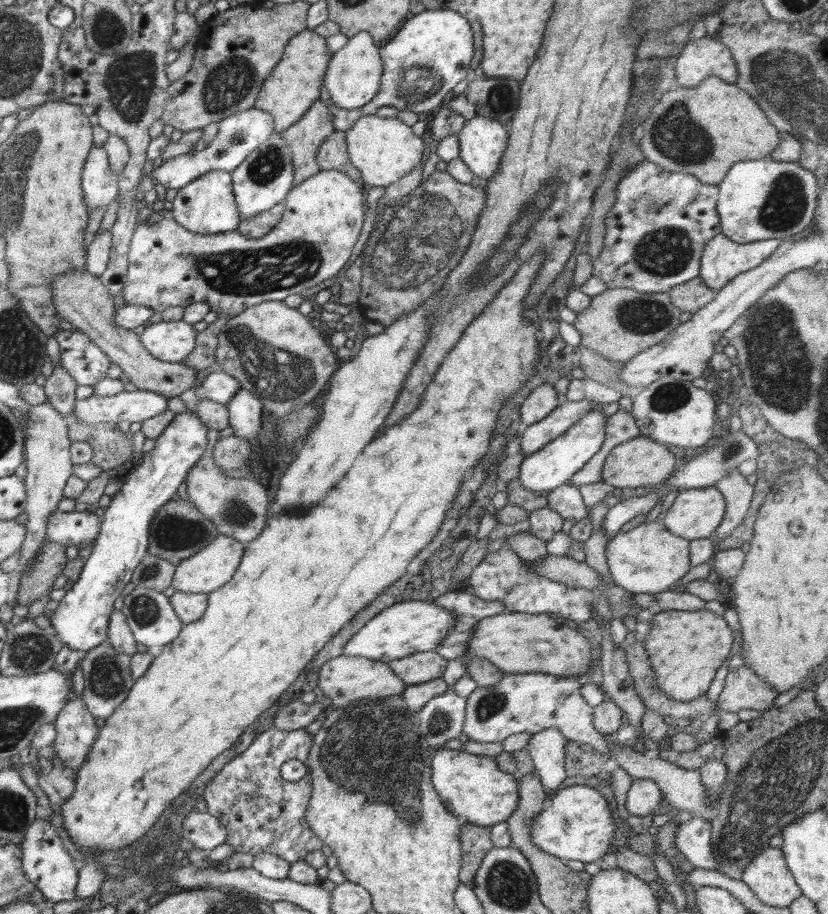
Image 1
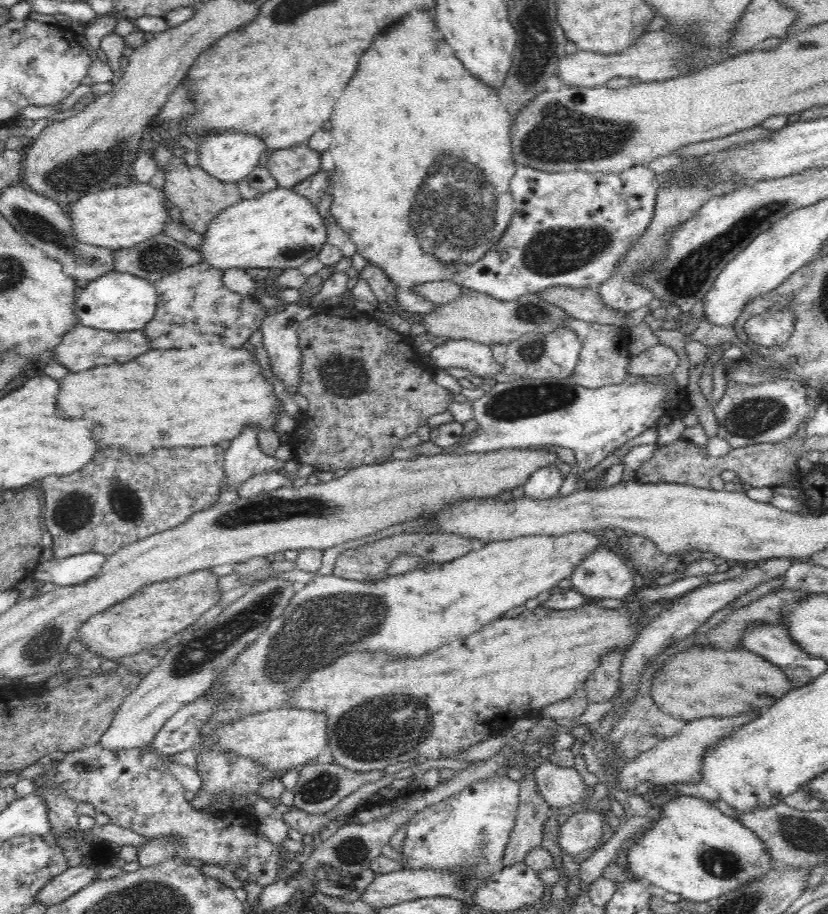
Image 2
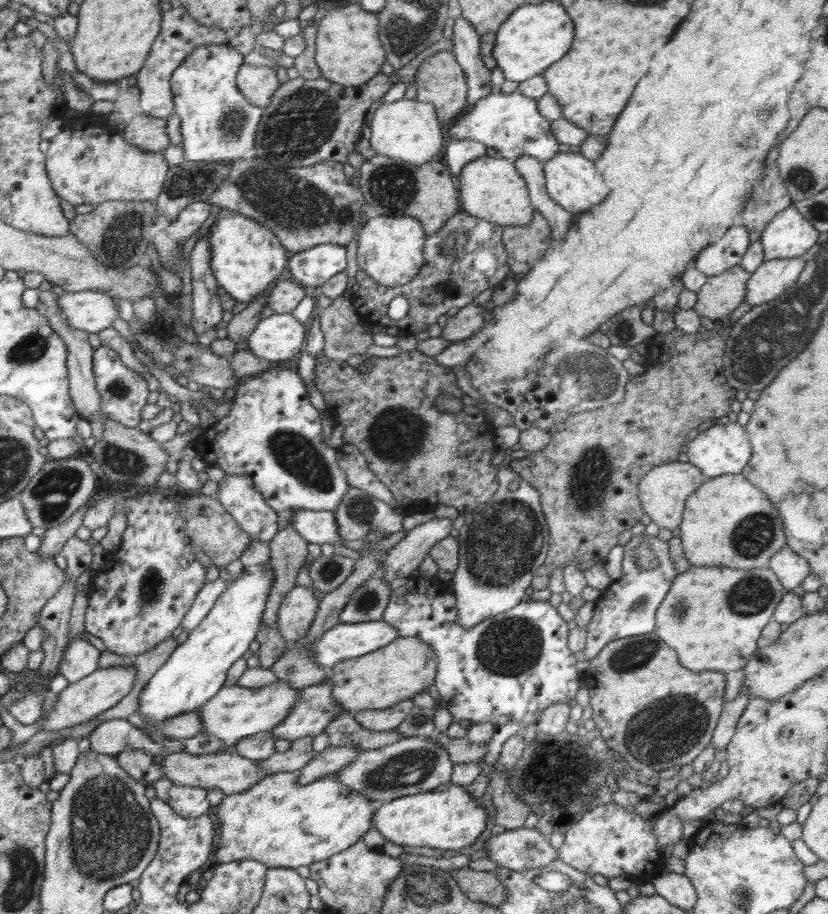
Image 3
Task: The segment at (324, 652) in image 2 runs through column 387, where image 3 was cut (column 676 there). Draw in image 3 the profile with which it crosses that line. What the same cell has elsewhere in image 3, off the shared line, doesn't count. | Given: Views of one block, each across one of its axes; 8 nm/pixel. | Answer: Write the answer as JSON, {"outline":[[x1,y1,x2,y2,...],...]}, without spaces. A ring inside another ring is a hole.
{"outline":[[691,565,686,572,678,573,655,614,655,636,662,643,678,652,680,665,691,672,713,671,727,675,745,667,748,660,758,651,758,640,762,630,773,619,774,610,786,590,775,572,766,568,738,570,720,566]]}

